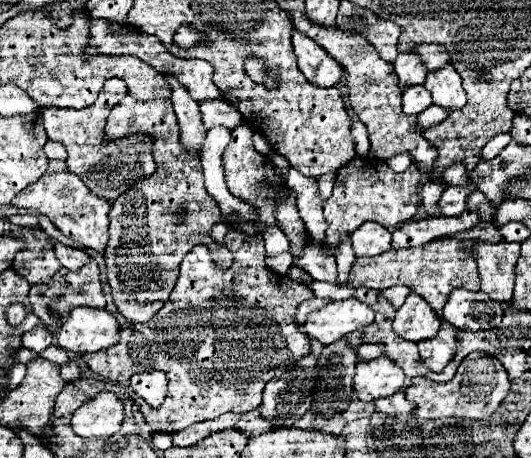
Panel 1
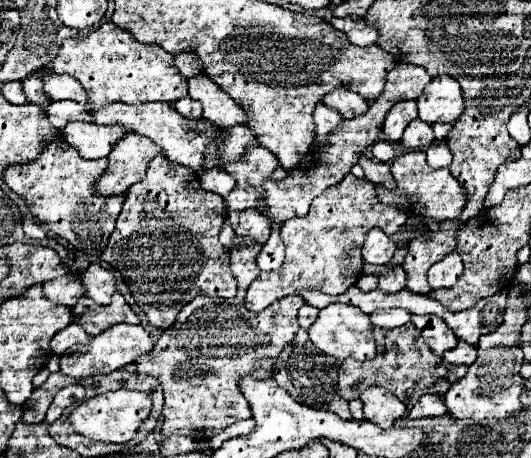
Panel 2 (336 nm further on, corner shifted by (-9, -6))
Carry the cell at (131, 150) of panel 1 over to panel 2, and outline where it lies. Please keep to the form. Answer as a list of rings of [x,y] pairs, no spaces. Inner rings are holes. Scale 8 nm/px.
[[[126,132],[114,146],[112,146],[112,152],[108,154],[108,168],[104,170],[104,174],[94,182],[94,192],[102,198],[110,198],[110,196],[120,196],[124,194],[132,184],[140,182],[146,174],[146,166],[148,162],[156,156],[156,154],[162,154],[158,150],[156,144],[150,142],[150,138],[144,138],[136,132]]]

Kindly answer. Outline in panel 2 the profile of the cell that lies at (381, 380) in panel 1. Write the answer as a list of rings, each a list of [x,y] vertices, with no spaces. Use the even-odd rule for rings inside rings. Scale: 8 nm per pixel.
[[[370,386],[364,390],[364,394],[360,394],[360,400],[364,402],[364,418],[378,424],[380,428],[390,428],[394,420],[406,412],[404,402],[400,402],[382,386]]]

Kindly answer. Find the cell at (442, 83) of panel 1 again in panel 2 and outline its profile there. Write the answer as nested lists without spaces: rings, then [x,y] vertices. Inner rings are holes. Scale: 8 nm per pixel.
[[[440,74],[432,78],[432,82],[420,94],[418,112],[424,122],[456,122],[464,112],[464,96],[462,88],[448,74]]]

